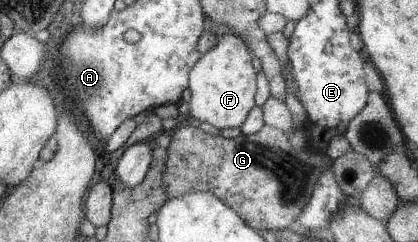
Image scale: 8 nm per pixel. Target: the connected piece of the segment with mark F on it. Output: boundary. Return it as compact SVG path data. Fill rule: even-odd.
M235 34L218 35L218 41L192 65L187 74L190 90L187 113L192 121L207 123L217 130L239 127L254 105L256 90L252 55Z

